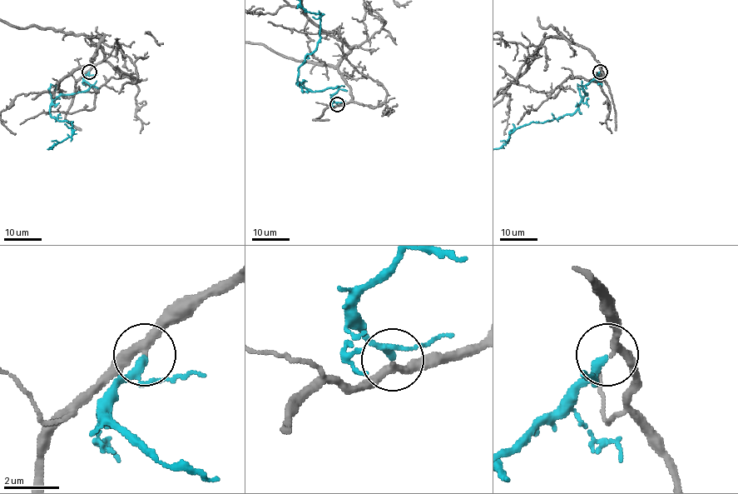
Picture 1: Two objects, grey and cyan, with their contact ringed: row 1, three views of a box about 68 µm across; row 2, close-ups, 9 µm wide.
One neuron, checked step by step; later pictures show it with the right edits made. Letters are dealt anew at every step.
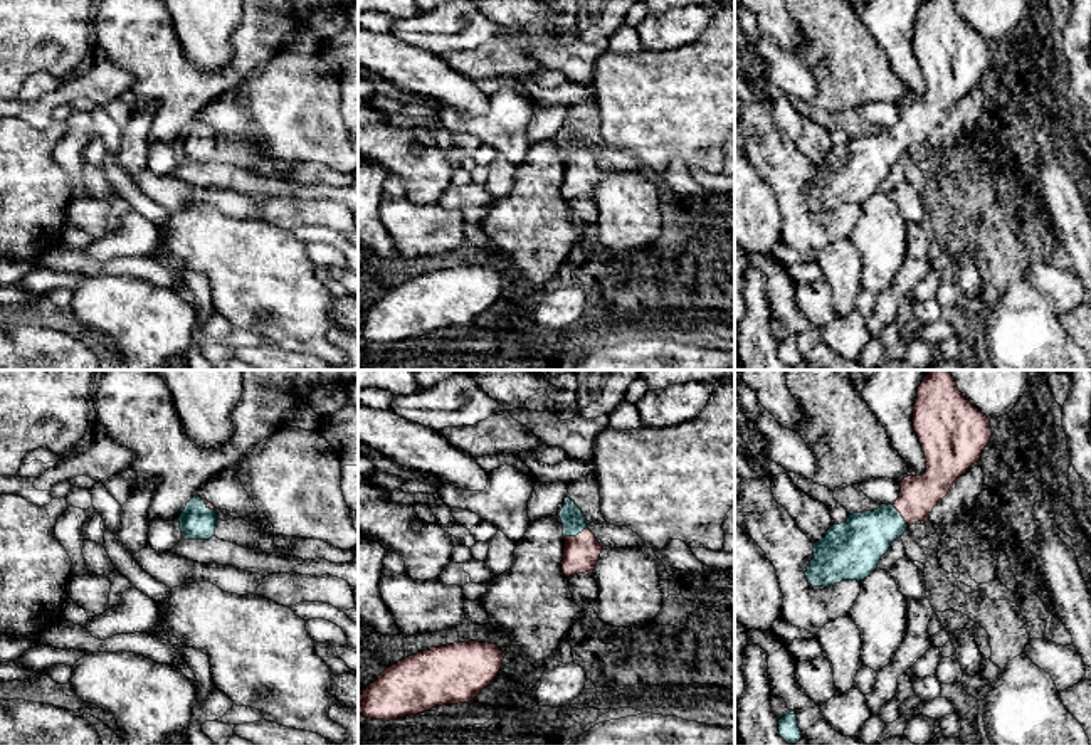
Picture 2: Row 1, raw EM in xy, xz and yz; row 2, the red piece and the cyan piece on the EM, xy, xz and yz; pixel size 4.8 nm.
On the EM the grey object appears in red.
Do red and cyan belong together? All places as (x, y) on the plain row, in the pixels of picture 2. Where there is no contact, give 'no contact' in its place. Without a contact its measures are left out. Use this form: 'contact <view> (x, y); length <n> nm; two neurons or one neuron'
contact yz (901, 138); length 130 nm; one neuron

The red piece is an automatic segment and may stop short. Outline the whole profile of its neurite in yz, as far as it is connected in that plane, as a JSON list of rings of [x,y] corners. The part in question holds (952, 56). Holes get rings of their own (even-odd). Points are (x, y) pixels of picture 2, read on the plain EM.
[[[925,0],[913,30],[913,52],[925,76],[926,94],[921,99],[904,101],[899,106],[899,121],[893,128],[852,136],[846,146],[832,148],[825,160],[814,166],[814,182],[805,195],[812,210],[867,202],[894,163],[911,148],[930,145],[933,131],[948,118],[953,106],[978,86],[992,61],[990,42],[962,18],[953,0]]]

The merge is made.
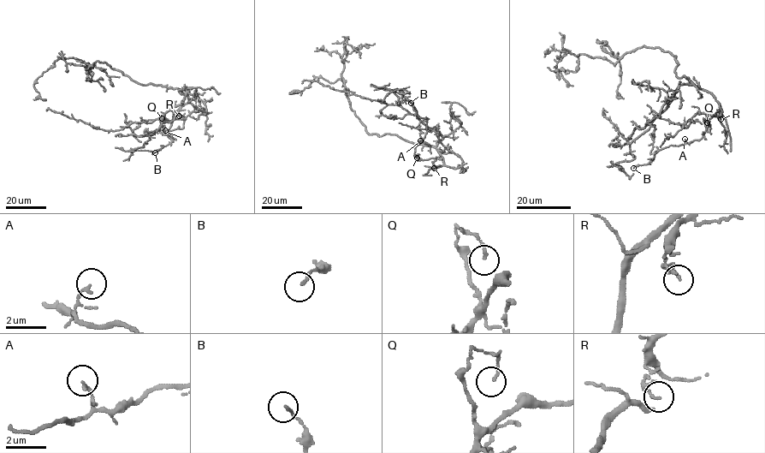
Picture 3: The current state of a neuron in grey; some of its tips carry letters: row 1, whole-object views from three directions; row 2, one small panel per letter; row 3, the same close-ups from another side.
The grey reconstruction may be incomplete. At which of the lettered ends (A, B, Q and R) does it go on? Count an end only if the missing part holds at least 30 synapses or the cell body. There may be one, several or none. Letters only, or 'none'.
none

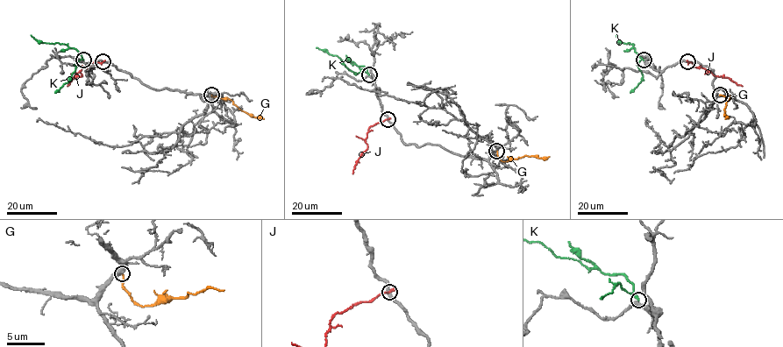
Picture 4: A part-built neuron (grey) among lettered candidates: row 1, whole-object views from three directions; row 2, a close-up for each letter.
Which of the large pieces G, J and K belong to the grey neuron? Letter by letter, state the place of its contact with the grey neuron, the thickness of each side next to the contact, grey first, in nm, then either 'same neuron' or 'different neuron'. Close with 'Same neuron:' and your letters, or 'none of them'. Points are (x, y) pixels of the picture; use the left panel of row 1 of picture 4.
G: (211, 95) | 460/200 nm | different neuron
J: (103, 61) | 320/300 nm | different neuron
K: (83, 60) | 240/160 nm | same neuron
Same neuron: K

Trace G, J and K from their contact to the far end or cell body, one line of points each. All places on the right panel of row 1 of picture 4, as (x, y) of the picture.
G: (719, 95), (730, 97), (726, 103), (725, 119)
J: (687, 61), (743, 86)
K: (644, 60), (632, 45), (620, 41), (616, 34)

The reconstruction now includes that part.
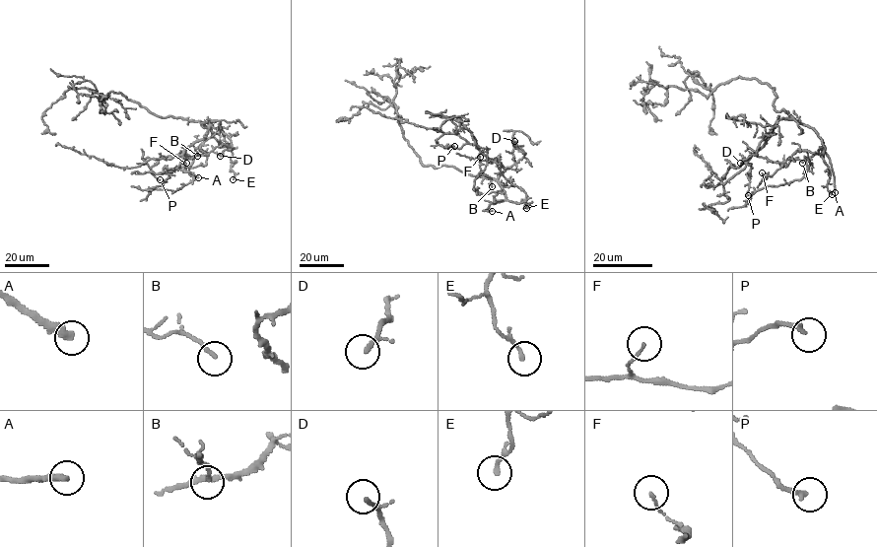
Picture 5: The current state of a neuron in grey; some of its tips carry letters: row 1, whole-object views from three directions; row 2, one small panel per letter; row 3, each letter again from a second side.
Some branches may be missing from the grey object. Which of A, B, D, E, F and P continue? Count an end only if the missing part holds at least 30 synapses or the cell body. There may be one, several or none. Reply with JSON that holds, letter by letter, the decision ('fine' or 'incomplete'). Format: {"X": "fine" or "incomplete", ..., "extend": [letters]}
{"A": "incomplete", "B": "fine", "D": "fine", "E": "fine", "F": "fine", "P": "fine", "extend": ["A"]}

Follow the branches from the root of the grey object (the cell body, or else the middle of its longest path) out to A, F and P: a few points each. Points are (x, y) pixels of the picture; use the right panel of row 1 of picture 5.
A: (786, 112), (797, 121), (811, 127), (822, 139), (834, 174), (835, 192)
F: (786, 112), (817, 133), (824, 151), (821, 154), (796, 151), (772, 175), (766, 178), (762, 172)
P: (786, 112), (792, 117), (780, 118), (766, 142), (744, 163), (751, 163), (748, 195)

